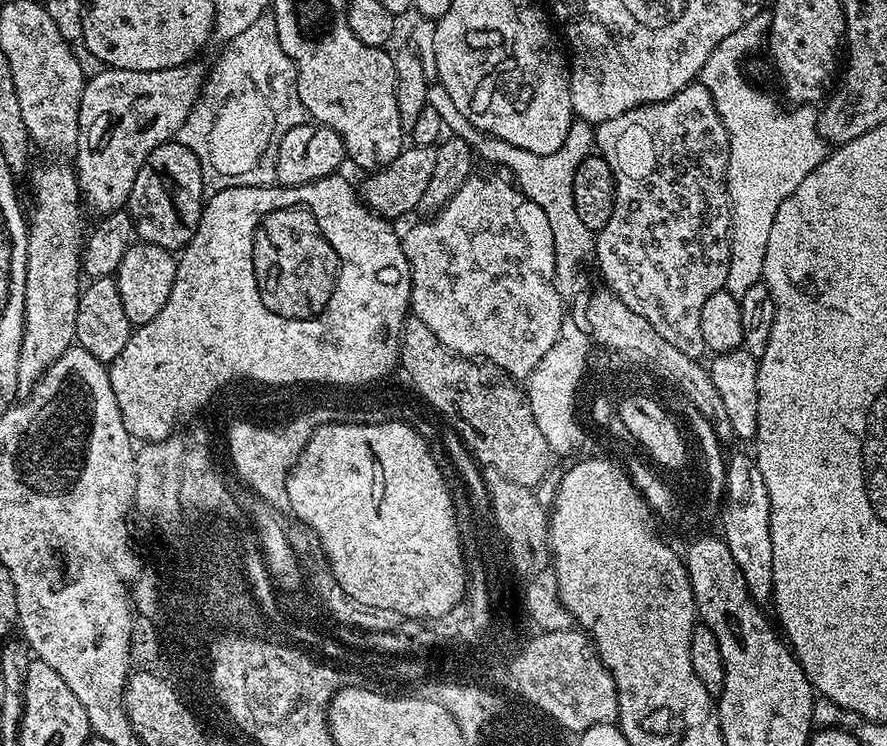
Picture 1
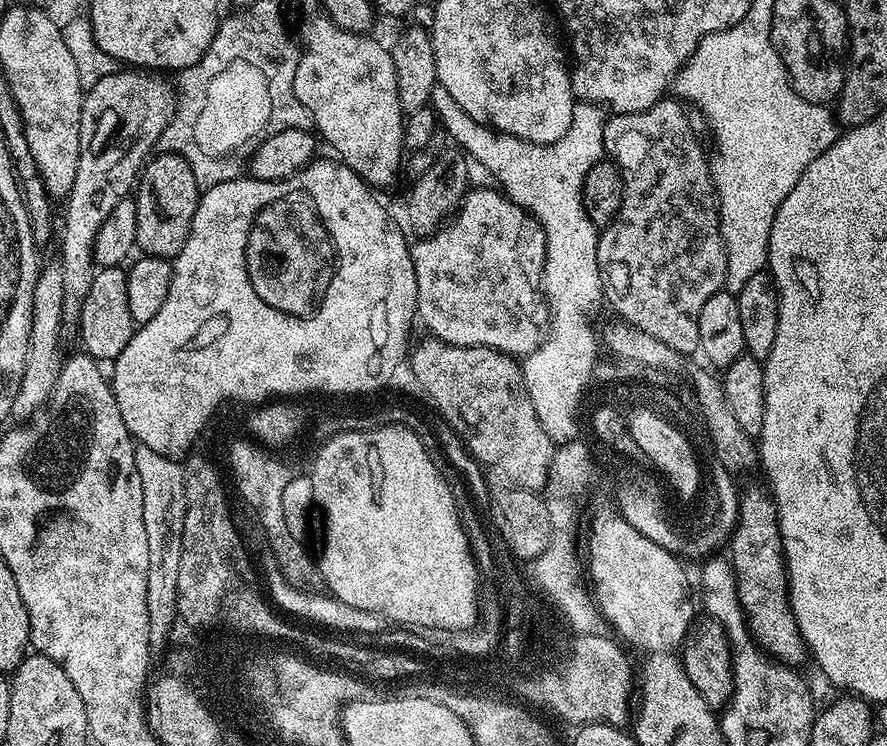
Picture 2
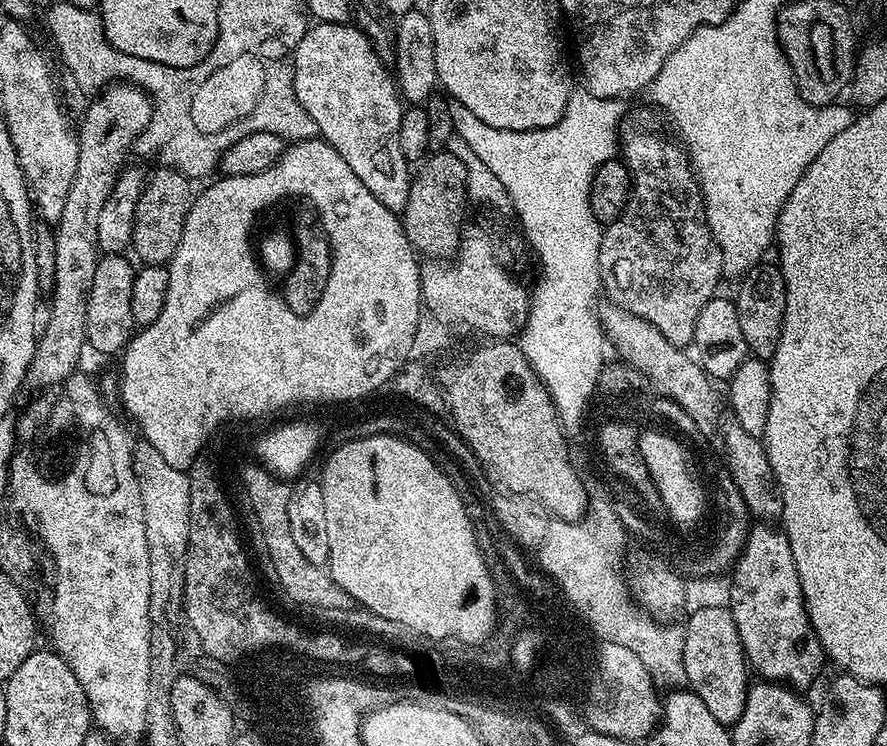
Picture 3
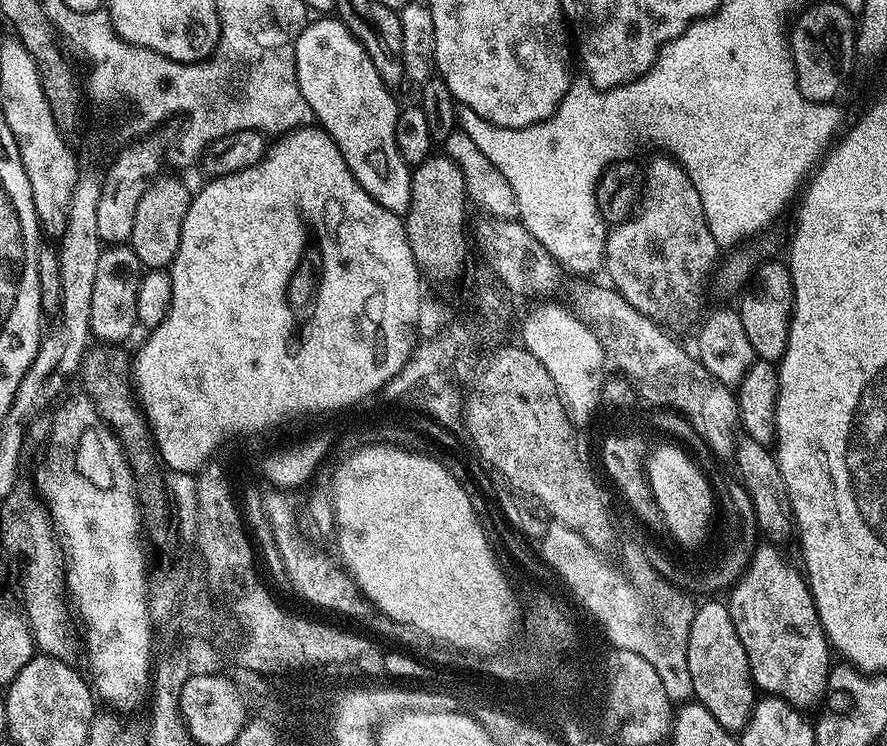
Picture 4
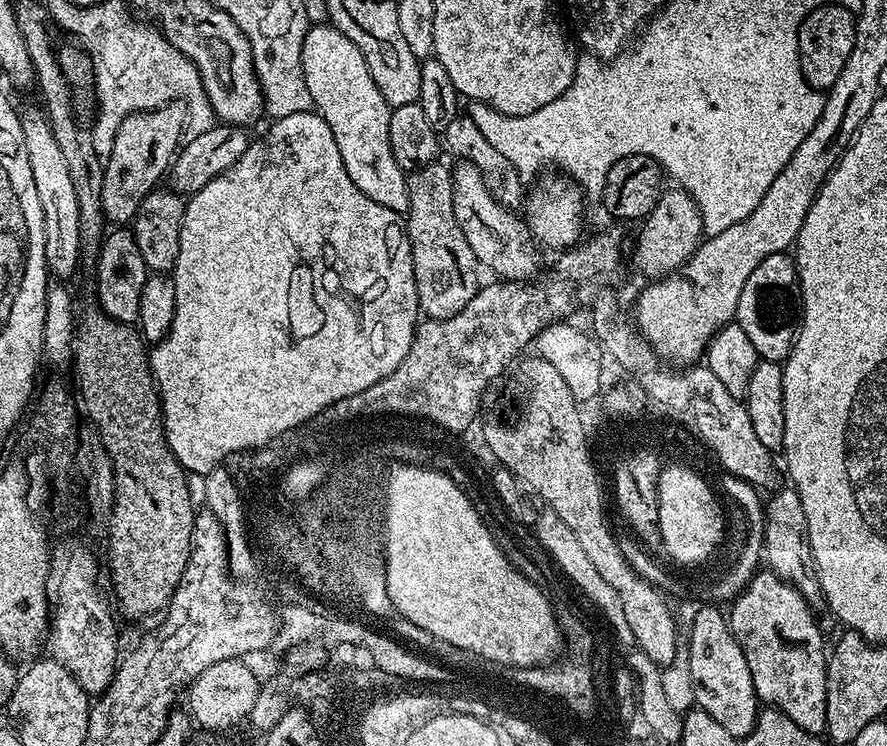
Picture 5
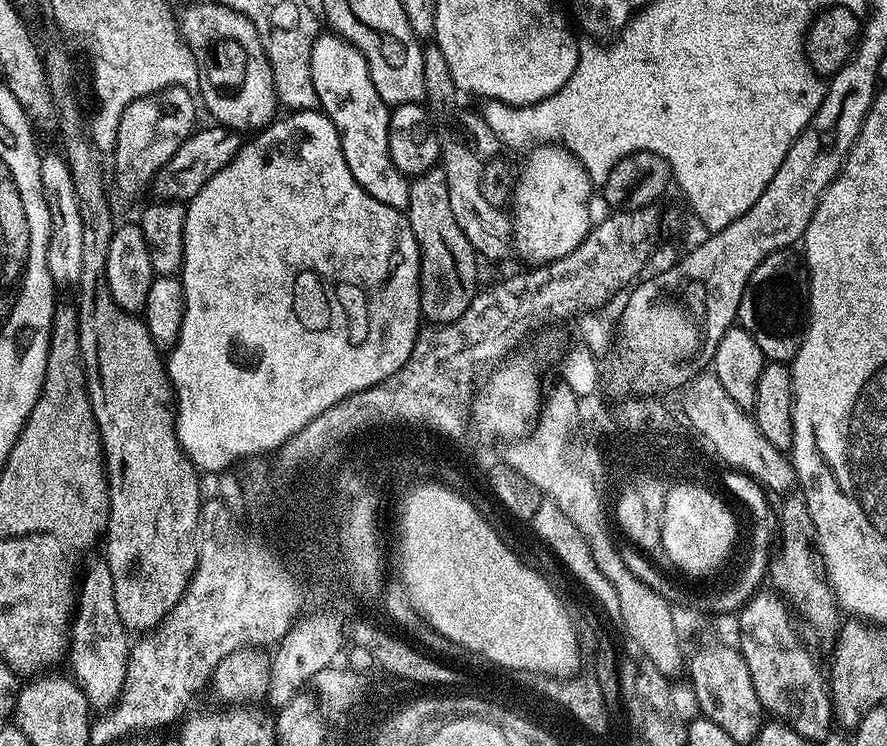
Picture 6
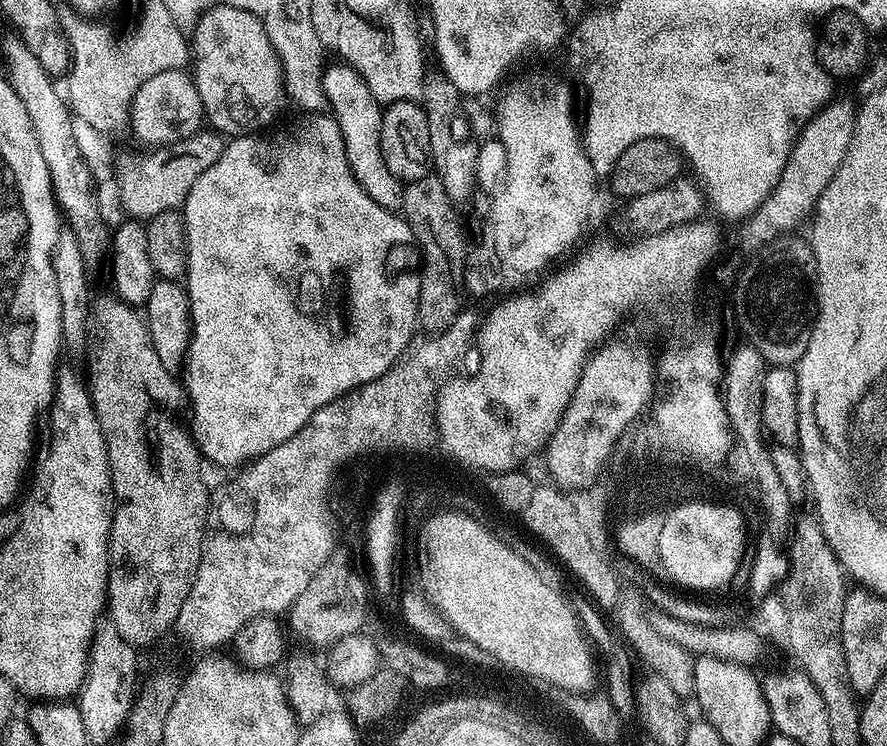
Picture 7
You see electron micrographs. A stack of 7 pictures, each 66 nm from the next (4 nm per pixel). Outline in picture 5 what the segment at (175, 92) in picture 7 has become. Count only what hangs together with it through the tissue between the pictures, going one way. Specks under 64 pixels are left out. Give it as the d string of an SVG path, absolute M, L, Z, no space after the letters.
M174 99L156 109L131 113L118 127L114 148L103 161L102 210L109 225L131 225L145 196L165 179L185 139L188 114L188 105Z

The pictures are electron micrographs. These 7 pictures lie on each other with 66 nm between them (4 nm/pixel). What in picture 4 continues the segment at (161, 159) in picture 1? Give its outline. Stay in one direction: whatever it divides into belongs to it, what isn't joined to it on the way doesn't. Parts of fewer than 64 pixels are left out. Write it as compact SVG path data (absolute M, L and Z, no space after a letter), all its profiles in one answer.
M167 174L153 180L142 194L142 198L138 202L138 210L134 210L134 230L130 247L134 250L134 254L138 254L138 262L145 269L167 269L171 265L172 259L178 254L178 246L182 242L182 222L186 222L186 210L190 210L193 195L193 189L188 189L182 181L175 180L174 177L167 176Z

